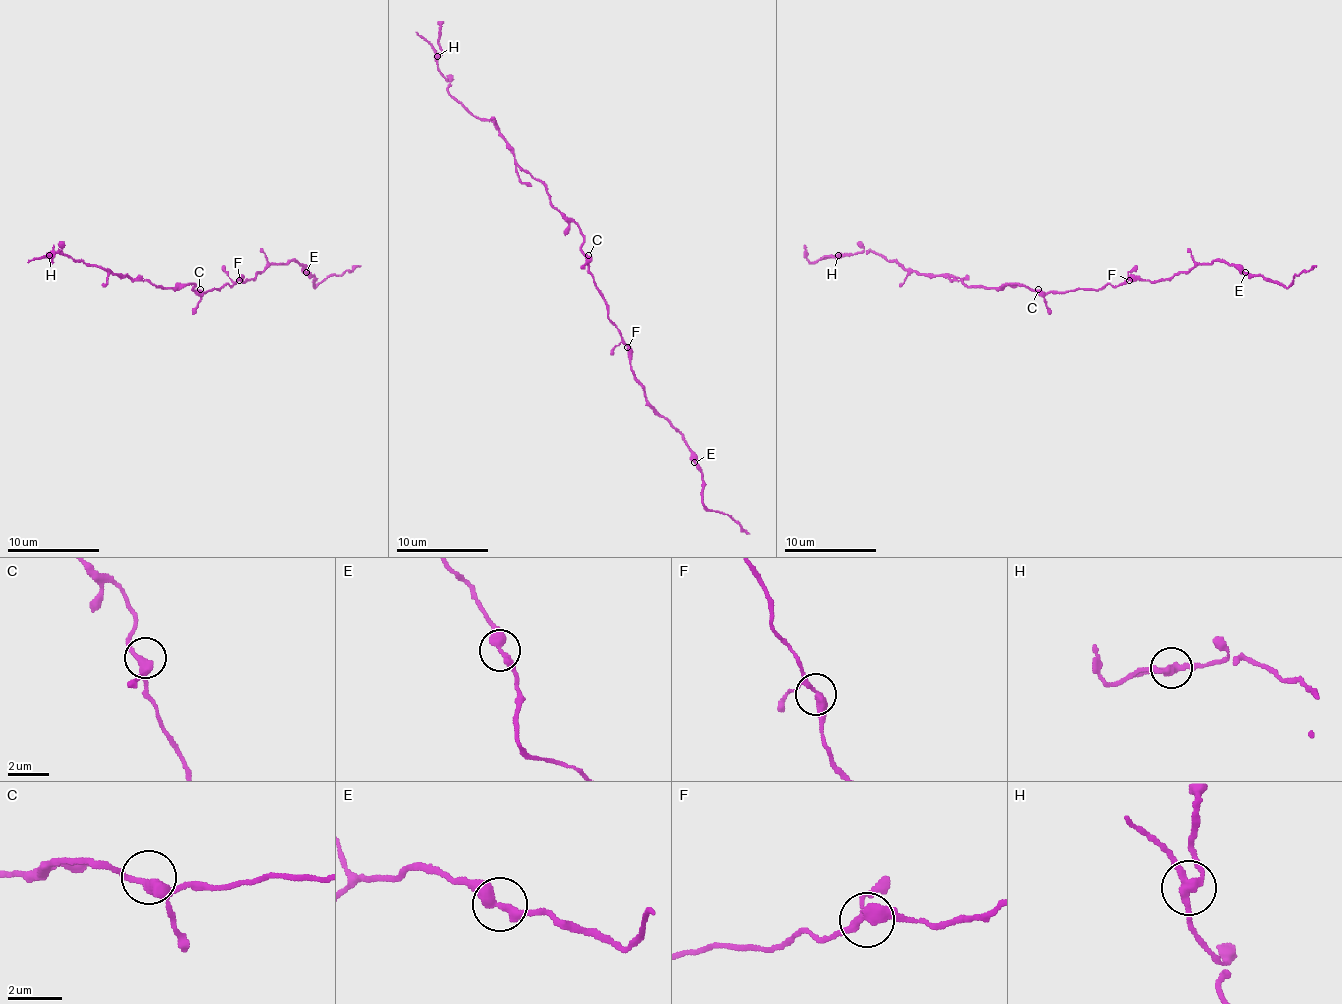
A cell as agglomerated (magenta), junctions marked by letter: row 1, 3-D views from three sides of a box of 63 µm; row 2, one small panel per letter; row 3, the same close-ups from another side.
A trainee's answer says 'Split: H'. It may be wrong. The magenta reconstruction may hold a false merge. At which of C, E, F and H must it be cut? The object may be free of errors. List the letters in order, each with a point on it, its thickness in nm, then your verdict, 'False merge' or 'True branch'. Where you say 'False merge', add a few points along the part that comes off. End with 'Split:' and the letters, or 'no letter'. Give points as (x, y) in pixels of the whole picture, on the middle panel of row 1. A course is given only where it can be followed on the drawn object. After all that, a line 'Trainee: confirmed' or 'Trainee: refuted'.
C: Place: (588, 255). Thickness 320 nm. True branch
E: Place: (694, 462). Thickness 400 nm. True branch
F: Place: (627, 347). Thickness 300 nm. True branch
H: Place: (437, 56). Thickness 280 nm. False merge. Course of the part to remove: (437, 55), (441, 46), (441, 21)
Split: H
Trainee: confirmed

